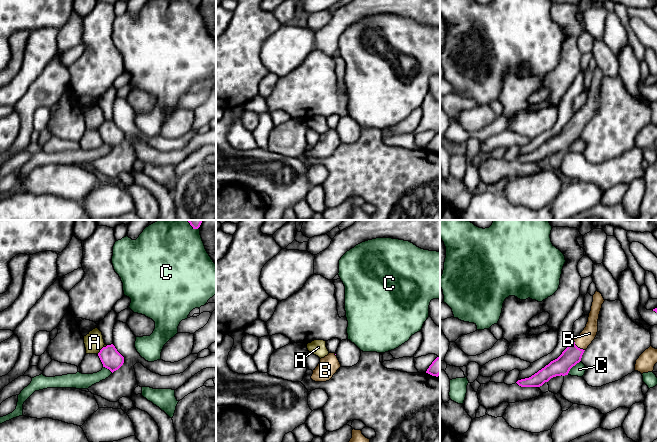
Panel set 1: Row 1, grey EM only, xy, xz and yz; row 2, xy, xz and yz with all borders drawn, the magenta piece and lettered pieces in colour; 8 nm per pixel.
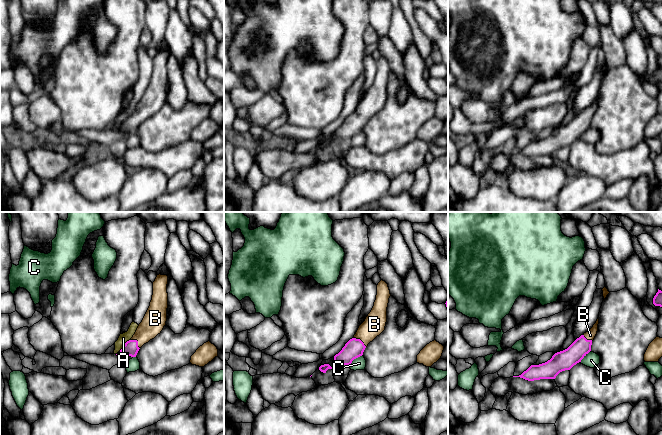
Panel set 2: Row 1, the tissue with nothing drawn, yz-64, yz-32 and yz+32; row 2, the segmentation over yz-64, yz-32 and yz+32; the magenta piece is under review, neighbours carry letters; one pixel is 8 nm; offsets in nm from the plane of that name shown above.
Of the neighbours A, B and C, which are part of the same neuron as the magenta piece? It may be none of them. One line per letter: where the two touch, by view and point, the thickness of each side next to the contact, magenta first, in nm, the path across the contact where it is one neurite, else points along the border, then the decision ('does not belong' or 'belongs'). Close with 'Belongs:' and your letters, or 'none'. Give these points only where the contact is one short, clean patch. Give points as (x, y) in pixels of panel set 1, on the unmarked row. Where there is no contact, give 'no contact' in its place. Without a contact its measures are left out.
A: meets magenta in xy at (100, 126); 160 nm thick on the magenta side, 160 nm on the other; does not belong
B: meets magenta in yz at (576, 122); 150 nm thick on the magenta side, 120 nm on the other; belongs
C: meets magenta in yz at (572, 142); 150 nm thick on the magenta side, 100 nm on the other; does not belong
Belongs: B

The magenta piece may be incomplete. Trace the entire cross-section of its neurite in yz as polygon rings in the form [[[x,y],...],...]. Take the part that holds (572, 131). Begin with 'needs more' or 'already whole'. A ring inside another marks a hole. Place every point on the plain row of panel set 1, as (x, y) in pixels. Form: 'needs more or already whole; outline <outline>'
needs more; outline [[[596,67],[593,71],[588,98],[580,111],[573,115],[557,135],[551,137],[531,153],[518,156],[516,159],[521,163],[540,163],[553,153],[568,151],[570,145],[581,137],[584,127],[597,111],[599,90],[604,77],[602,70]]]

